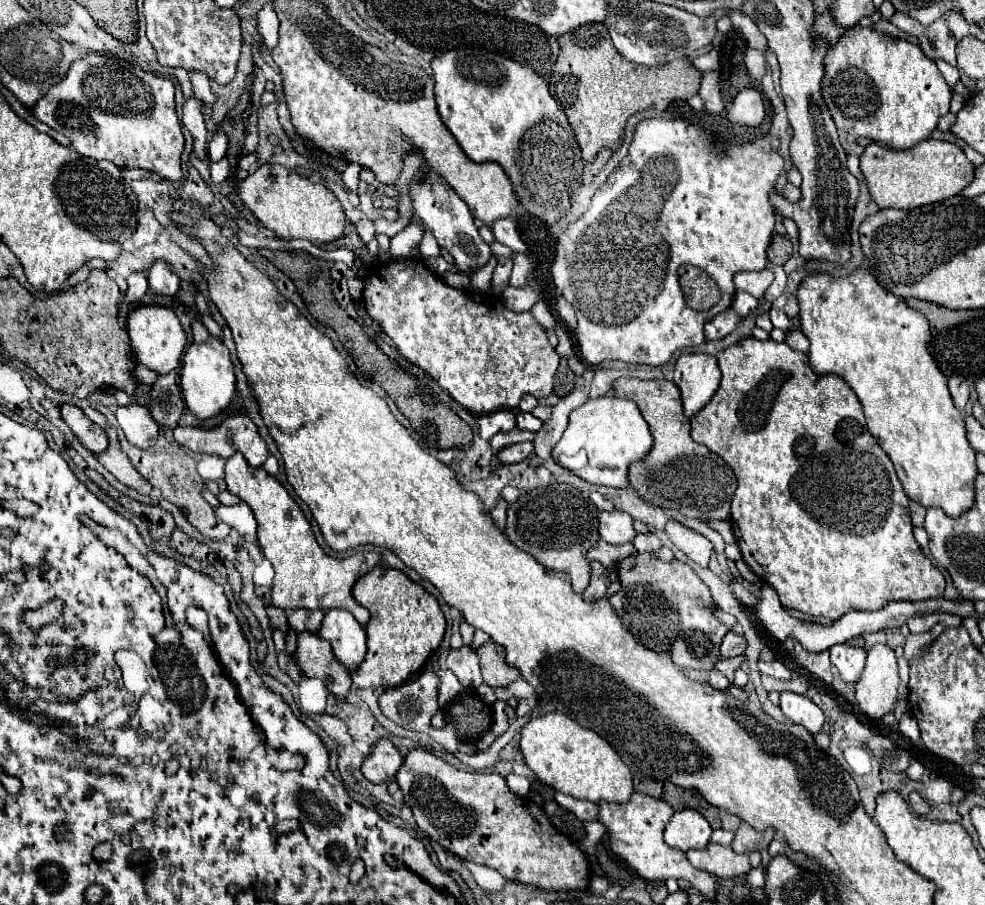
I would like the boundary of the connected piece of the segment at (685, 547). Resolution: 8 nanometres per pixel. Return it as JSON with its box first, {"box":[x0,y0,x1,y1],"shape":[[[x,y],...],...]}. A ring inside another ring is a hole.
{"box":[665,520,713,566],"shape":[[[669,520],[665,526],[665,532],[669,536],[669,540],[693,562],[697,562],[699,566],[707,566],[709,564],[709,556],[713,552],[713,544],[709,538],[705,538],[703,534],[679,524],[677,520]]]}

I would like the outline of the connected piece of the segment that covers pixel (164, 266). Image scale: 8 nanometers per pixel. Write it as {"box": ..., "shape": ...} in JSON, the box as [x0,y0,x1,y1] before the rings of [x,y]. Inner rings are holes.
{"box":[147,260,179,296],"shape":[[[165,260],[155,262],[155,266],[147,274],[147,280],[149,280],[149,290],[157,294],[173,296],[179,290],[179,276],[173,272],[173,266]]]}

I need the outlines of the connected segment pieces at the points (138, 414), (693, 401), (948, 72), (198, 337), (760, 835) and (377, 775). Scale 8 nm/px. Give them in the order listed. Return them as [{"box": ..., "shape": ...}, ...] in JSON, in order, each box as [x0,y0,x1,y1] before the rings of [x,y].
[{"box":[117,404,159,448],"shape":[[[129,404],[117,408],[117,422],[123,428],[127,440],[137,448],[151,448],[159,438],[159,426],[153,420],[149,408],[141,404]]]},{"box":[673,354,719,416],"shape":[[[687,354],[677,360],[673,382],[681,390],[685,416],[697,414],[711,400],[719,388],[719,380],[719,364],[711,354]]]},{"box":[937,60,959,92],"shape":[[[937,60],[937,66],[939,66],[939,70],[941,70],[941,74],[943,74],[945,82],[947,82],[947,86],[949,86],[951,92],[953,92],[953,90],[955,90],[955,84],[959,82],[959,72],[957,72],[957,68],[955,68],[955,66],[949,66],[949,64],[941,62],[941,60]]]},{"box":[191,318,209,342],"shape":[[[199,318],[193,320],[193,324],[191,324],[191,334],[193,334],[193,340],[195,340],[195,342],[203,342],[203,340],[207,340],[207,336],[209,336],[205,324],[203,324]]]},{"box":[731,822,775,854],"shape":[[[741,822],[739,830],[735,832],[735,840],[733,840],[731,846],[733,846],[735,852],[749,854],[753,850],[763,850],[765,846],[769,846],[769,842],[773,840],[773,836],[775,836],[775,828],[765,828],[761,832],[761,830],[751,828],[749,824]]]},{"box":[361,738,405,784],"shape":[[[385,738],[373,746],[373,752],[363,762],[361,772],[373,784],[391,782],[391,780],[395,780],[403,762],[405,762],[405,756],[391,744],[391,740]]]}]

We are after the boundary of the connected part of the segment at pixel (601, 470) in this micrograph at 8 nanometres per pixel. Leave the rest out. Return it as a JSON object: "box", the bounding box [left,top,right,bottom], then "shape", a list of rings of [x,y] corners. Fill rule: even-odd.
{"box":[553,396,653,488],"shape":[[[603,396],[587,400],[571,412],[569,426],[553,448],[553,458],[575,476],[611,488],[629,486],[629,466],[643,462],[653,448],[651,430],[633,400]]]}

